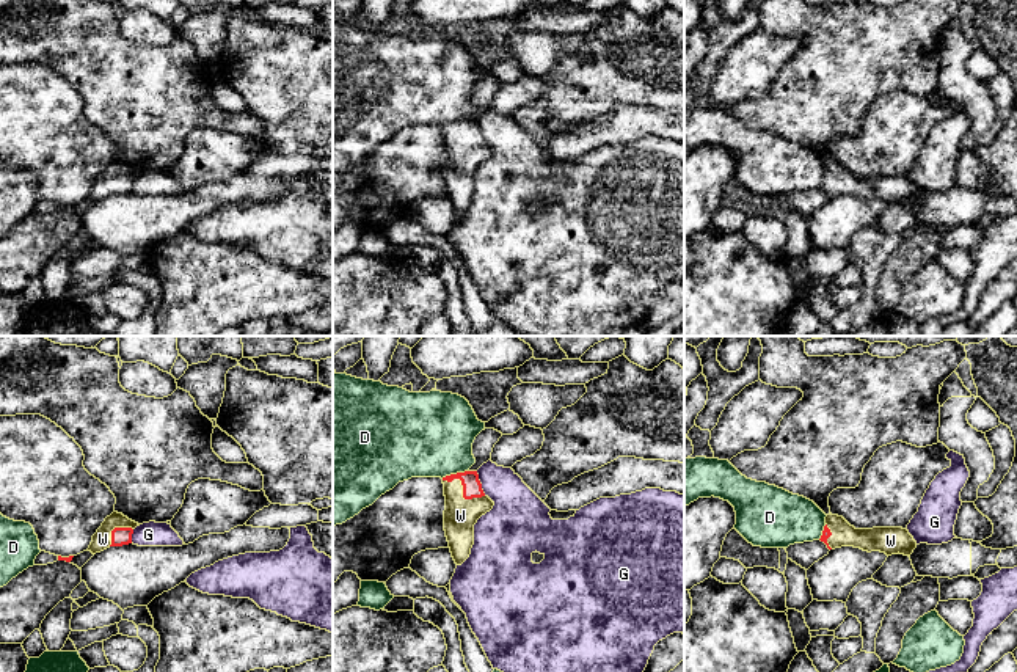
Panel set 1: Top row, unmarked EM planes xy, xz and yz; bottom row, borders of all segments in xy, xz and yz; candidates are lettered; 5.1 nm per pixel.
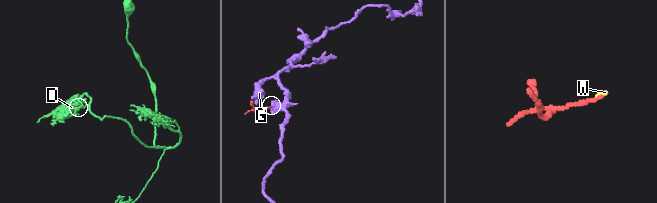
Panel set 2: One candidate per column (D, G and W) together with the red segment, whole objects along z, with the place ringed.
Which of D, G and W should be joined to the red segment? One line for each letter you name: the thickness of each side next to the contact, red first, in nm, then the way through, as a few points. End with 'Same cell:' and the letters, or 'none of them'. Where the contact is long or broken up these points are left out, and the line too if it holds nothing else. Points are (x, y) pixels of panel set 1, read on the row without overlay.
W: 100 nm thick on the red side, 170 nm on the other; runs through xz (470, 127), (463, 138), (460, 164)
Same cell: W

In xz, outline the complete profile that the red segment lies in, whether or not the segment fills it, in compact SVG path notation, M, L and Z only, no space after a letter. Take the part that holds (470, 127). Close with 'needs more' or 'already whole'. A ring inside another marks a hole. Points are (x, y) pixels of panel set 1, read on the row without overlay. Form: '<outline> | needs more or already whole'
M477 119L443 126L446 159L444 179L452 206L461 214L474 193L474 173L494 151L483 141Z | needs more

